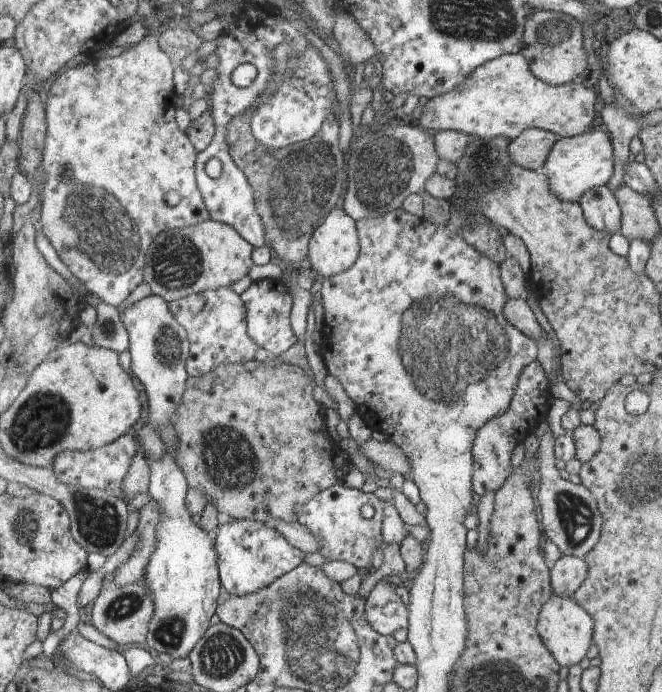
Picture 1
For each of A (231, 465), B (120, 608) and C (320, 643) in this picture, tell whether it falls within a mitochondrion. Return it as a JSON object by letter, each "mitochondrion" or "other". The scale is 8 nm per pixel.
{"A":"mitochondrion","B":"mitochondrion","C":"mitochondrion"}

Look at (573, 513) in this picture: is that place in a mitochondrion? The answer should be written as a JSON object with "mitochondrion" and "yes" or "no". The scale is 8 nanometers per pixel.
{"mitochondrion":"yes"}

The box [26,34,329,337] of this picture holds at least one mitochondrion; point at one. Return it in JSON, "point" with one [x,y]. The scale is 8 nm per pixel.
{"point":[100,225]}

